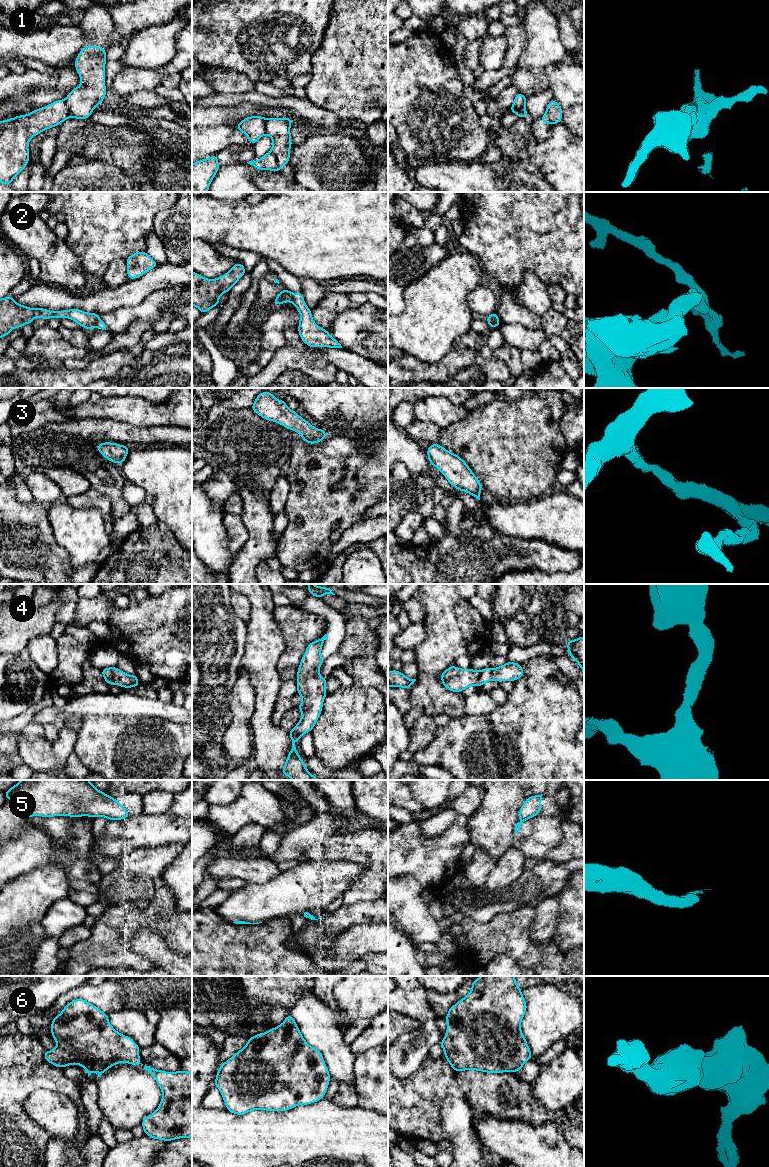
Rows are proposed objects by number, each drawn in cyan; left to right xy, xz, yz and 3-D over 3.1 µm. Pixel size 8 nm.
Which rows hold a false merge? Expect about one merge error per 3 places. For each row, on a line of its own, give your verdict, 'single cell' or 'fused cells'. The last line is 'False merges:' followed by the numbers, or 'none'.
1: fused cells
2: fused cells
3: single cell
4: single cell
5: fused cells
6: single cell
False merges: 1, 2, 5

